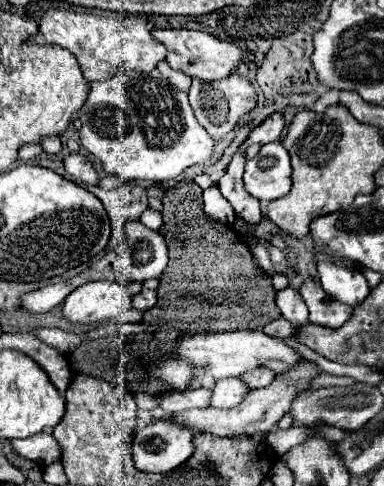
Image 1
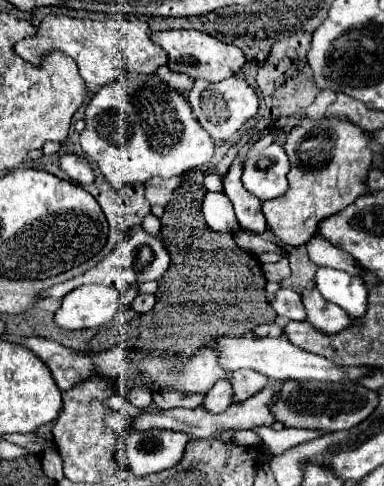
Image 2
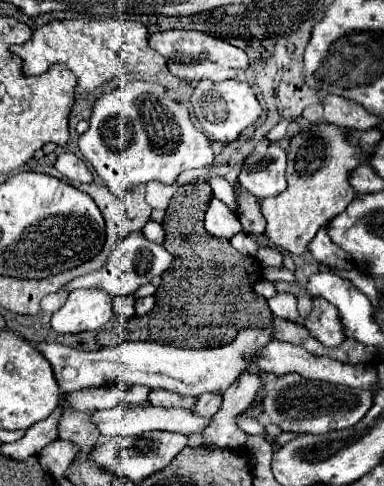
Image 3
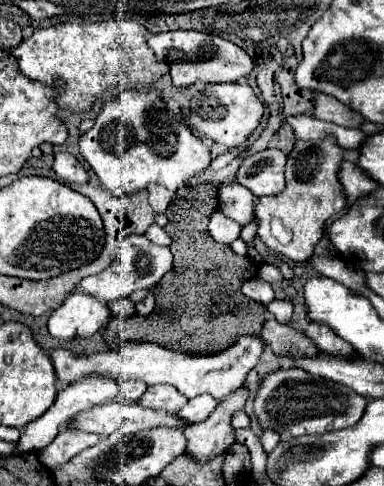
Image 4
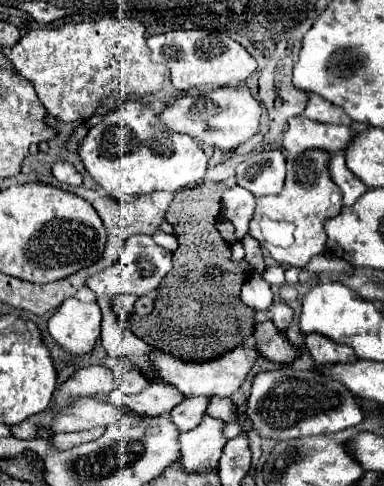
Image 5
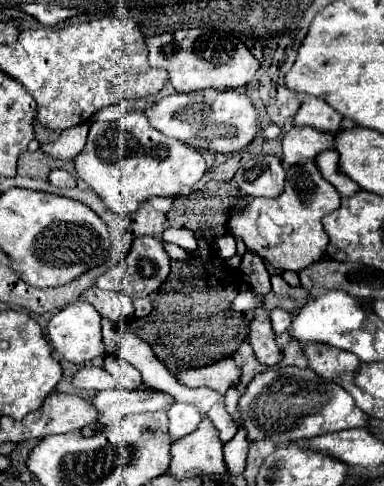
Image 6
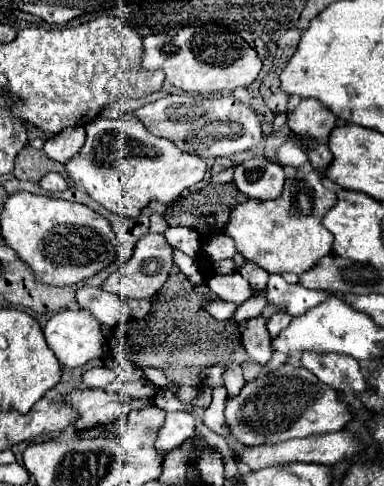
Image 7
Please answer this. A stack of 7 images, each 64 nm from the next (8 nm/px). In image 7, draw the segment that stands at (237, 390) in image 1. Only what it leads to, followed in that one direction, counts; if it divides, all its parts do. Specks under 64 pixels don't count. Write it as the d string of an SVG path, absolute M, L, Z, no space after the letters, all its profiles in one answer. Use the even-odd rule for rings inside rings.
M168 412L166 424L160 430L160 436L156 440L158 452L166 454L172 448L178 448L184 440L188 440L196 432L196 420L188 412Z

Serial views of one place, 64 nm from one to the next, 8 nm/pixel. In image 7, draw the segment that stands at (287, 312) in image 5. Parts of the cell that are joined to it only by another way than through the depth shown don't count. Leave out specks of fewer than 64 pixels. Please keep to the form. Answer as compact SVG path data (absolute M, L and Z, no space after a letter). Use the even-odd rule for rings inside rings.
M276 312L276 314L272 314L272 318L268 320L268 332L270 332L272 336L280 334L280 332L290 324L290 320L292 320L292 316L286 316L284 312Z

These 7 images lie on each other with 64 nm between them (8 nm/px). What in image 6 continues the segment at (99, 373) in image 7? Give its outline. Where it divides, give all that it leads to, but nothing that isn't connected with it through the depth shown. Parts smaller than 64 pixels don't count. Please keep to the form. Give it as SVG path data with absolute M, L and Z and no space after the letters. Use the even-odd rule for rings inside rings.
M84 366L78 370L78 374L72 380L74 388L82 388L82 390L108 390L114 388L116 382L114 378L104 370L104 368L96 368L96 366Z

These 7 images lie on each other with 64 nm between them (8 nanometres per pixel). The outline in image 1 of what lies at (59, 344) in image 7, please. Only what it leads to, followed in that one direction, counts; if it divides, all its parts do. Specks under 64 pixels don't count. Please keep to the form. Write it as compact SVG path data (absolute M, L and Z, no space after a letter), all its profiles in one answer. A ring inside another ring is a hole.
M100 280L100 282L88 282L76 288L64 300L62 312L72 322L90 324L90 322L108 320L126 312L130 304L132 304L132 296L128 286L120 282Z

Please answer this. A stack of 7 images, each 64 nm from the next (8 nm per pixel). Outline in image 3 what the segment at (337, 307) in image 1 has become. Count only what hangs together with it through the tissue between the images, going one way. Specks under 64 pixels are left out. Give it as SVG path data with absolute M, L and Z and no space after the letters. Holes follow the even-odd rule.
M312 300L312 310L306 314L306 328L326 346L338 346L344 340L340 314L324 300Z

